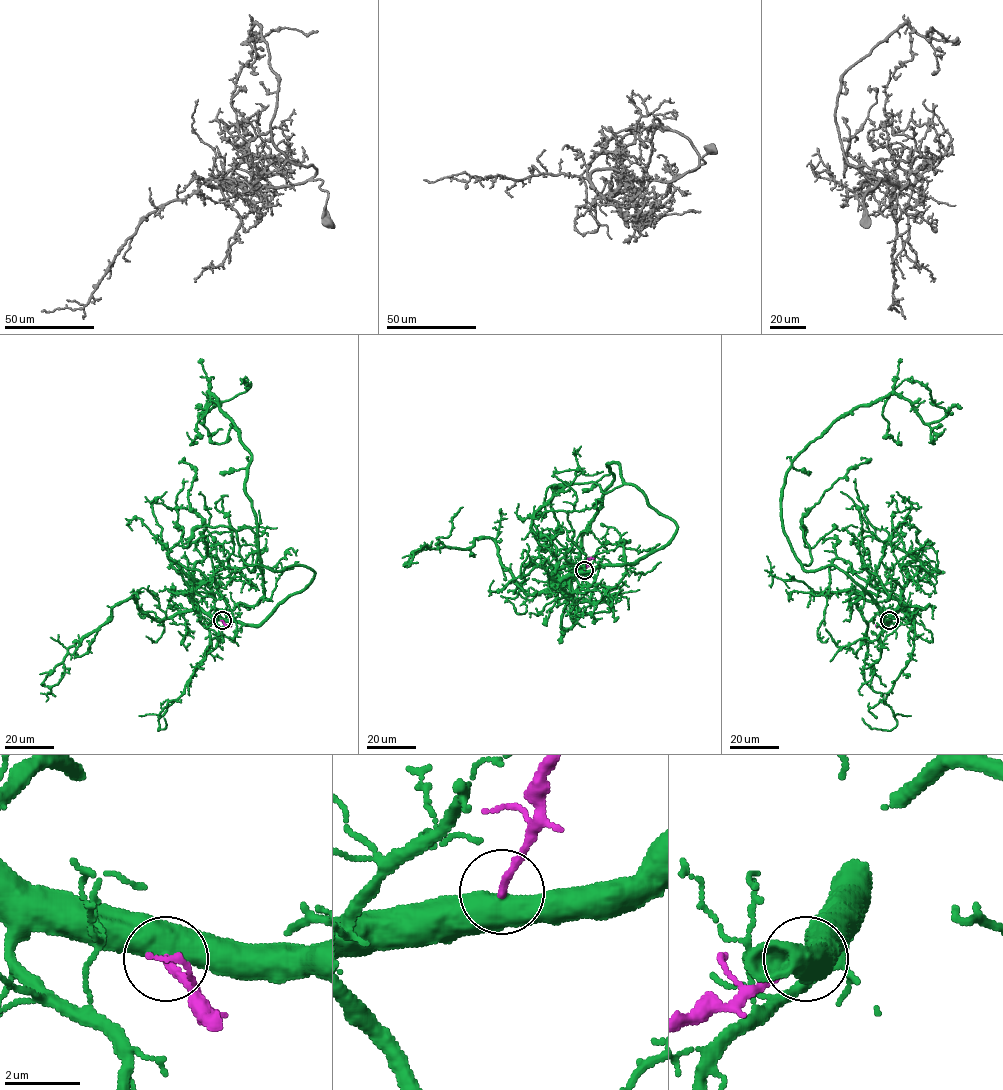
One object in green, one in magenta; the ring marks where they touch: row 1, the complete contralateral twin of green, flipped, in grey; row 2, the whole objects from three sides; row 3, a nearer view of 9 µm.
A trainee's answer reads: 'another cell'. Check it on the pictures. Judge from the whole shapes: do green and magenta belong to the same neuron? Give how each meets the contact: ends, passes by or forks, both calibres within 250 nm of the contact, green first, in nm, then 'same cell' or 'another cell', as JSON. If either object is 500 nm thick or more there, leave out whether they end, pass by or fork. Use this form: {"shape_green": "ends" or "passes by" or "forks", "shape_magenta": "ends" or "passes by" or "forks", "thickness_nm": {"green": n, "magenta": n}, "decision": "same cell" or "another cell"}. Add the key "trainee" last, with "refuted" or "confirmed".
{"thickness_nm": {"green": 550, "magenta": 200}, "decision": "another cell", "trainee": "confirmed"}

